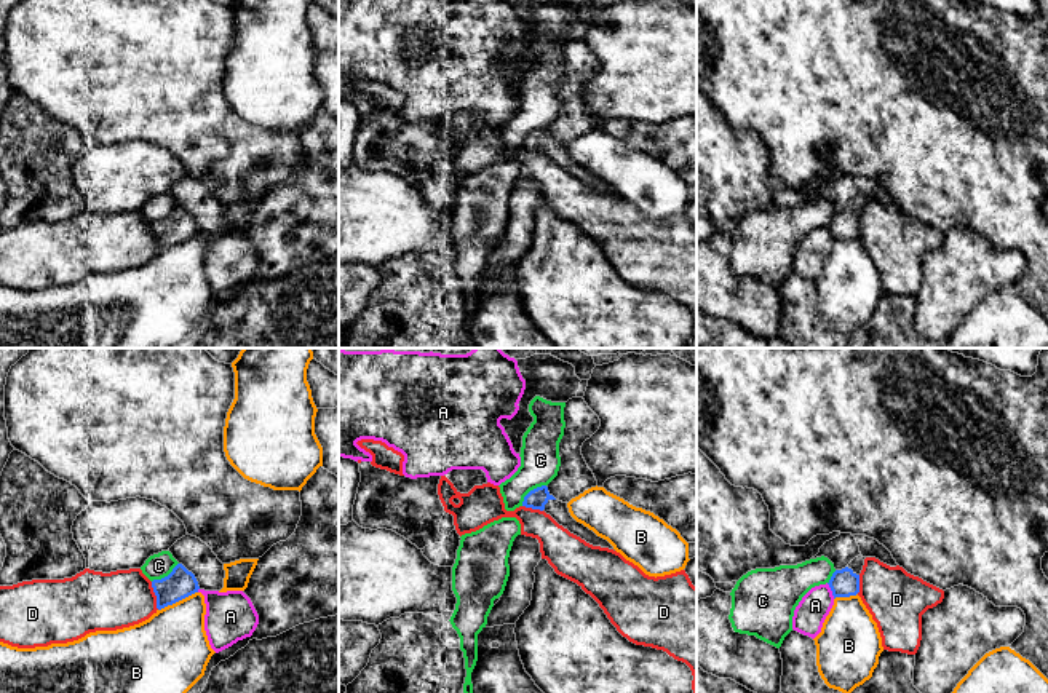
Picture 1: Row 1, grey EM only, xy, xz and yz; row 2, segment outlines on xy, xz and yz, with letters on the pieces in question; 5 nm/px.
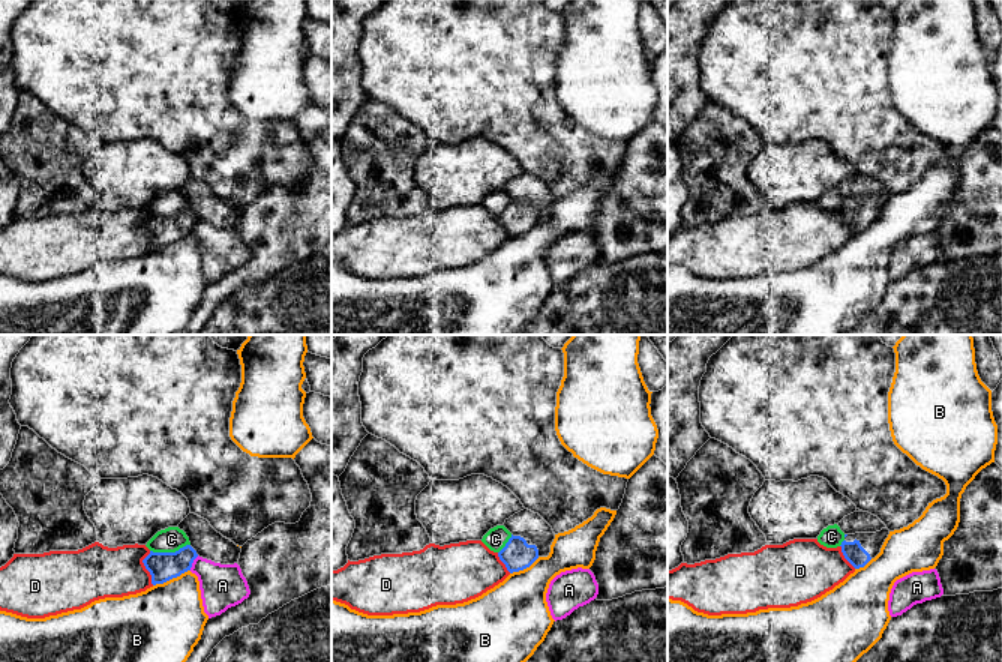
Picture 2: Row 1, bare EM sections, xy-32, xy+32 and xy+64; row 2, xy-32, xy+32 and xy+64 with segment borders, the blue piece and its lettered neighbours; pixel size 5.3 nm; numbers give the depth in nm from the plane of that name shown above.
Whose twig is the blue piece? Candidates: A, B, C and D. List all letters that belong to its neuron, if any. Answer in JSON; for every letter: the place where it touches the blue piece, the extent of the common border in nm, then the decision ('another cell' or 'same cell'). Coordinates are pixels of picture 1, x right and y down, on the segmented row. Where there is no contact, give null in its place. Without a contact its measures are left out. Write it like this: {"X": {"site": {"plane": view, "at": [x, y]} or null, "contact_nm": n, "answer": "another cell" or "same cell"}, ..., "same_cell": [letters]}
{"A": {"site": {"plane": "yz", "at": [831, 590]}, "contact_nm": 90, "answer": "another cell"}, "B": {"site": {"plane": "xy", "at": [178, 601]}, "contact_nm": 220, "answer": "another cell"}, "C": {"site": {"plane": "xz", "at": [531, 491]}, "contact_nm": 170, "answer": "another cell"}, "D": {"site": {"plane": "xy", "at": [155, 594]}, "contact_nm": 150, "answer": "another cell"}, "same_cell": []}

